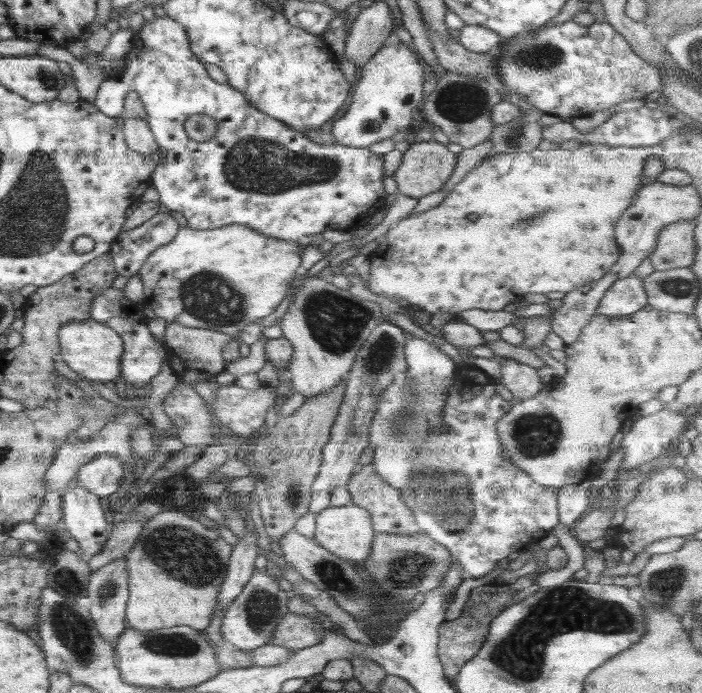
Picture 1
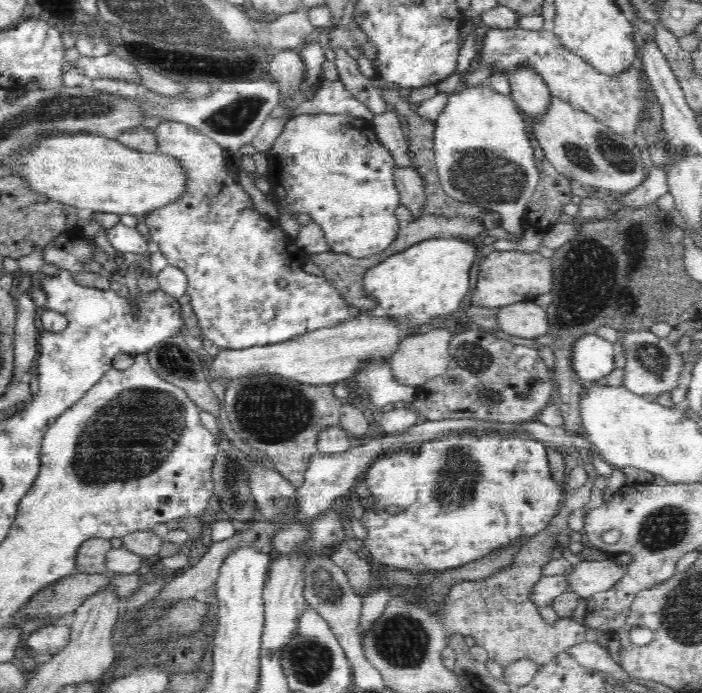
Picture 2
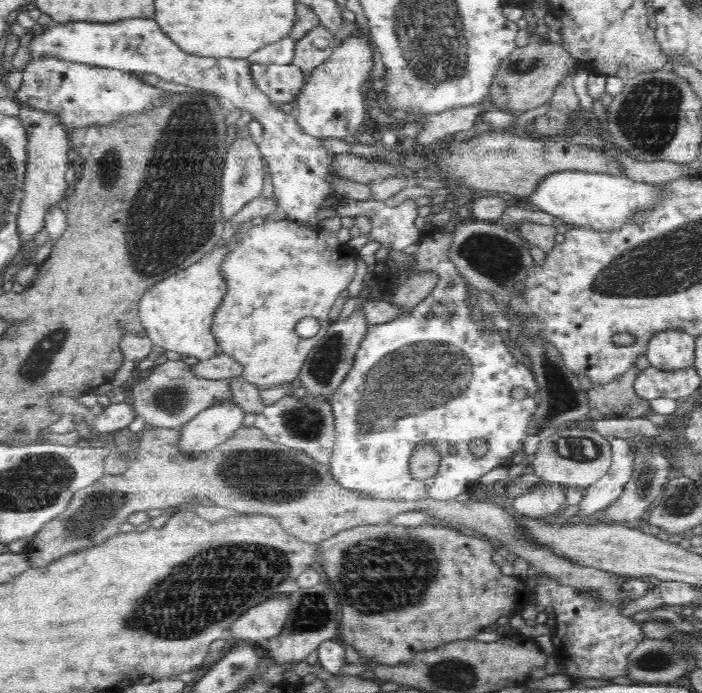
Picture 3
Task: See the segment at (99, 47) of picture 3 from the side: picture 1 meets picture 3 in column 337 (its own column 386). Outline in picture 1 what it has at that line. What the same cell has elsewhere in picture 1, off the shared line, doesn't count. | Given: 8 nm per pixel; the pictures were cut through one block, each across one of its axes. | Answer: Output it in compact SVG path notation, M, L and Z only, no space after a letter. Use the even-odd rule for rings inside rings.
M168 16L164 18L156 17L152 22L145 22L140 28L140 32L134 36L133 48L125 57L126 65L121 73L114 77L105 80L100 84L93 105L106 116L118 117L123 111L125 98L130 92L138 93L140 101L144 103L144 108L147 114L147 124L150 131L153 133L156 145L164 154L162 154L162 164L151 174L152 187L158 190L161 196L159 202L164 204L171 211L180 212L187 220L187 226L198 230L208 230L228 226L229 224L245 224L250 228L274 236L284 240L318 240L321 234L327 230L356 230L358 227L363 227L368 224L370 219L376 212L383 210L386 206L387 193L384 191L384 159L383 155L378 155L366 148L356 148L353 146L344 146L344 144L322 145L312 141L306 135L297 132L294 128L282 123L264 114L254 105L247 101L246 95L236 90L233 86L227 84L219 84L214 81L205 70L204 64L192 53L189 48L190 42L186 37L182 26L171 20ZM196 114L206 114L217 122L217 133L211 140L204 142L196 142L191 140L185 133L185 120Z

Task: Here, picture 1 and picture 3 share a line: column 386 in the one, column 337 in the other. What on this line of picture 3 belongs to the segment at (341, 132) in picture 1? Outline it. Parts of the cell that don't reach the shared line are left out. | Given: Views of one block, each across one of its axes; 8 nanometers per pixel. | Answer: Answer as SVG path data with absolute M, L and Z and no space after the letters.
M358 31L358 36L342 39L332 55L314 73L310 74L300 94L297 96L298 109L295 111L298 125L315 138L338 138L354 136L366 118L366 82L374 70L372 46L366 36Z

